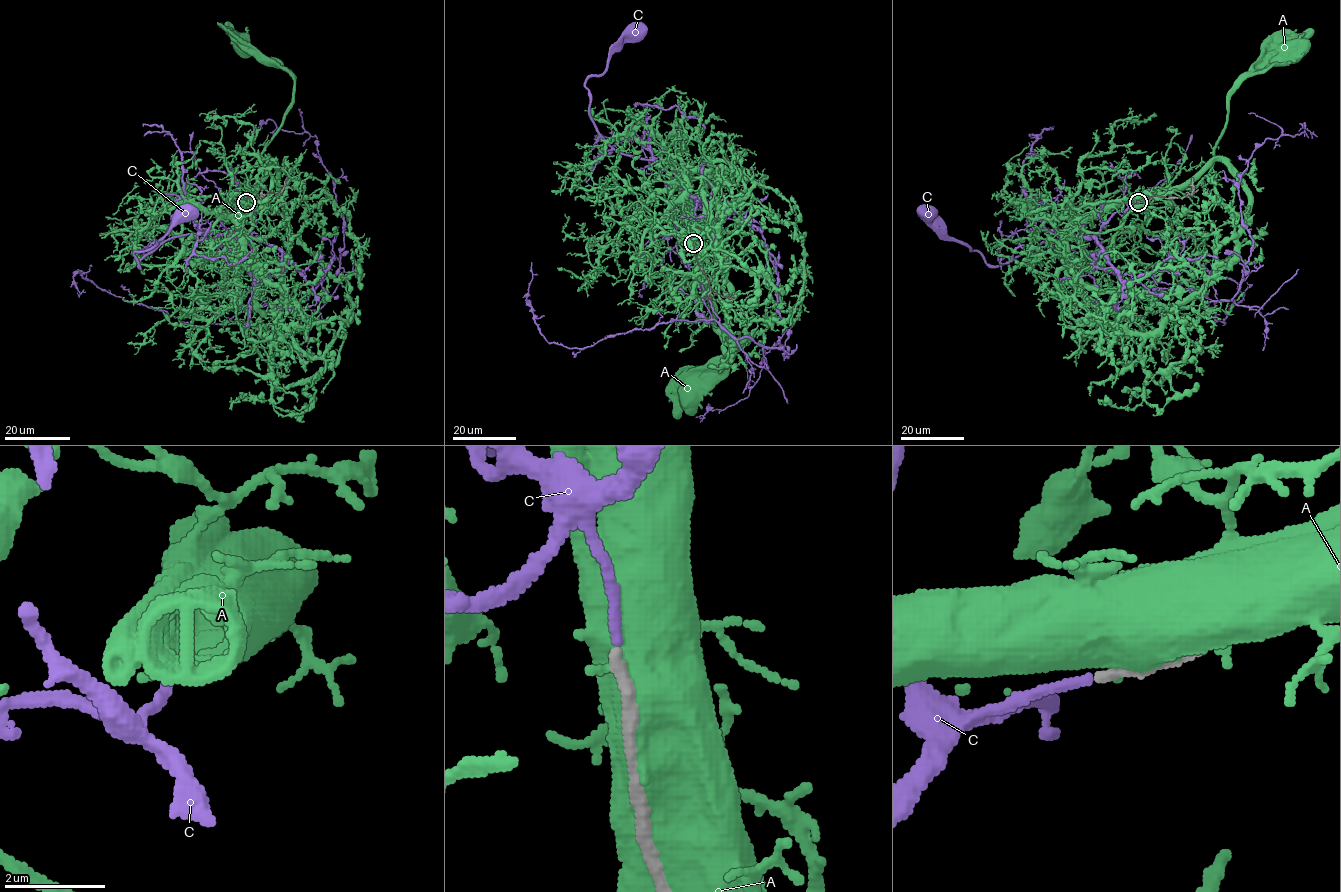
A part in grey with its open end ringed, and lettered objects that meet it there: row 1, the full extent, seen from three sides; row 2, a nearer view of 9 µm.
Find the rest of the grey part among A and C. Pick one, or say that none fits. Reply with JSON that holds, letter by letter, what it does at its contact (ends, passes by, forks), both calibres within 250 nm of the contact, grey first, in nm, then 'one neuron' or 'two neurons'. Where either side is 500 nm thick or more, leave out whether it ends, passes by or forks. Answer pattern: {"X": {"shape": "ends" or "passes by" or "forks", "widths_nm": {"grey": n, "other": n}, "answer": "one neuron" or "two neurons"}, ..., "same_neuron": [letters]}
{"A": {"widths_nm": {"grey": 200, "other": 900}, "answer": "two neurons"}, "C": {"shape": "ends", "widths_nm": {"grey": 220, "other": 190}, "answer": "one neuron"}, "same_neuron": ["C"]}

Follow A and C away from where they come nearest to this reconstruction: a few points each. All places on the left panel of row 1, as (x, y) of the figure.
A: (246, 199), (250, 173), (292, 100), (293, 77), (265, 59), (260, 59), (244, 44)
C: (246, 202), (256, 223), (249, 235), (203, 231), (165, 240), (139, 267), (135, 252), (149, 250), (187, 213)

